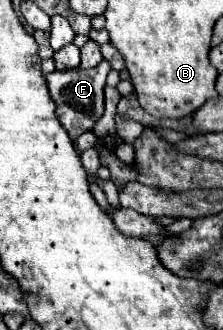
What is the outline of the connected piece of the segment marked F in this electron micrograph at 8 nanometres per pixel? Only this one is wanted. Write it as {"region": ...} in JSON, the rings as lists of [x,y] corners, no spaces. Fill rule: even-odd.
{"region":[[[104,61],[94,67],[94,69],[68,69],[68,71],[54,71],[50,75],[46,75],[46,83],[48,83],[48,91],[52,101],[56,103],[56,117],[60,119],[62,127],[68,131],[68,135],[72,137],[72,141],[76,148],[76,137],[82,135],[84,131],[92,131],[94,123],[90,123],[92,119],[98,121],[104,115],[104,85],[106,85],[106,75],[110,71],[110,65],[104,65]],[[64,105],[68,105],[68,117],[64,117]],[[74,123],[74,129],[70,129],[70,125]]]}

